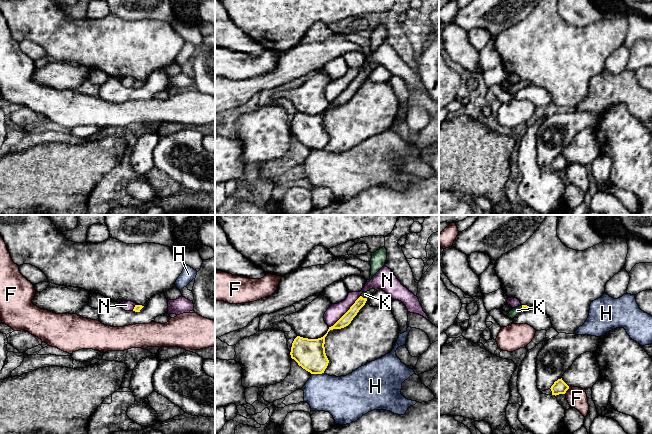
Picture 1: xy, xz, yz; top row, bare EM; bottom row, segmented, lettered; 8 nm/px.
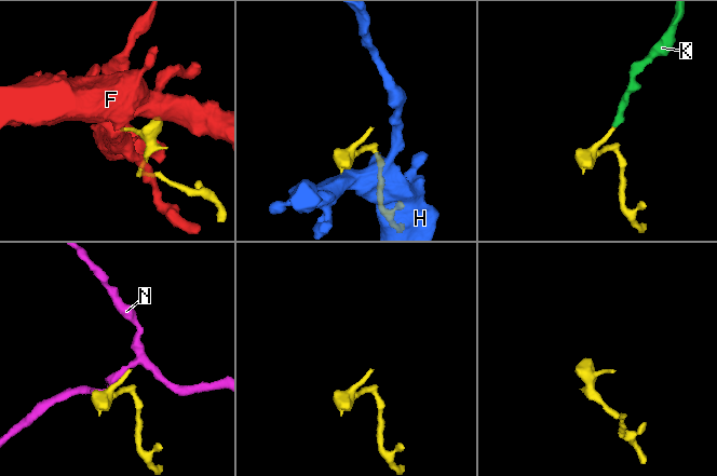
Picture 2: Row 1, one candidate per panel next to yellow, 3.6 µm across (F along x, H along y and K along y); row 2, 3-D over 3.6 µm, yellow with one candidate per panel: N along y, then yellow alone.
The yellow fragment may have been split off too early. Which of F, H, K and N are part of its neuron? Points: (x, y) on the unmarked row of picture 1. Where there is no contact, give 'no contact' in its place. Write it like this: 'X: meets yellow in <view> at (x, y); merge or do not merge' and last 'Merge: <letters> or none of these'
F: meets yellow in yz at (567, 165); do not merge
H: meets yellow in xz at (317, 149); do not merge
K: meets yellow in xz at (364, 74); merge
N: meets yellow in xz at (346, 88); do not merge
Merge: K

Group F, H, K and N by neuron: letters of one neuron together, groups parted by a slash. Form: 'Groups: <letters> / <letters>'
Groups: F / H / K / N

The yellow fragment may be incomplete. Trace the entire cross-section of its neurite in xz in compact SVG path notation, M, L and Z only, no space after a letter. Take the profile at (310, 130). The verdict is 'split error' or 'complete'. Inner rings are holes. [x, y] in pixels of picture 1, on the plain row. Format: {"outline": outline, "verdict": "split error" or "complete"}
{"outline": "M372 64L367 68L363 68L350 85L333 102L329 103L323 113L308 115L297 112L292 119L291 134L311 150L324 149L329 139L324 123L325 113L328 108L333 105L341 105L348 102L374 67L375 65Z", "verdict": "split error"}

